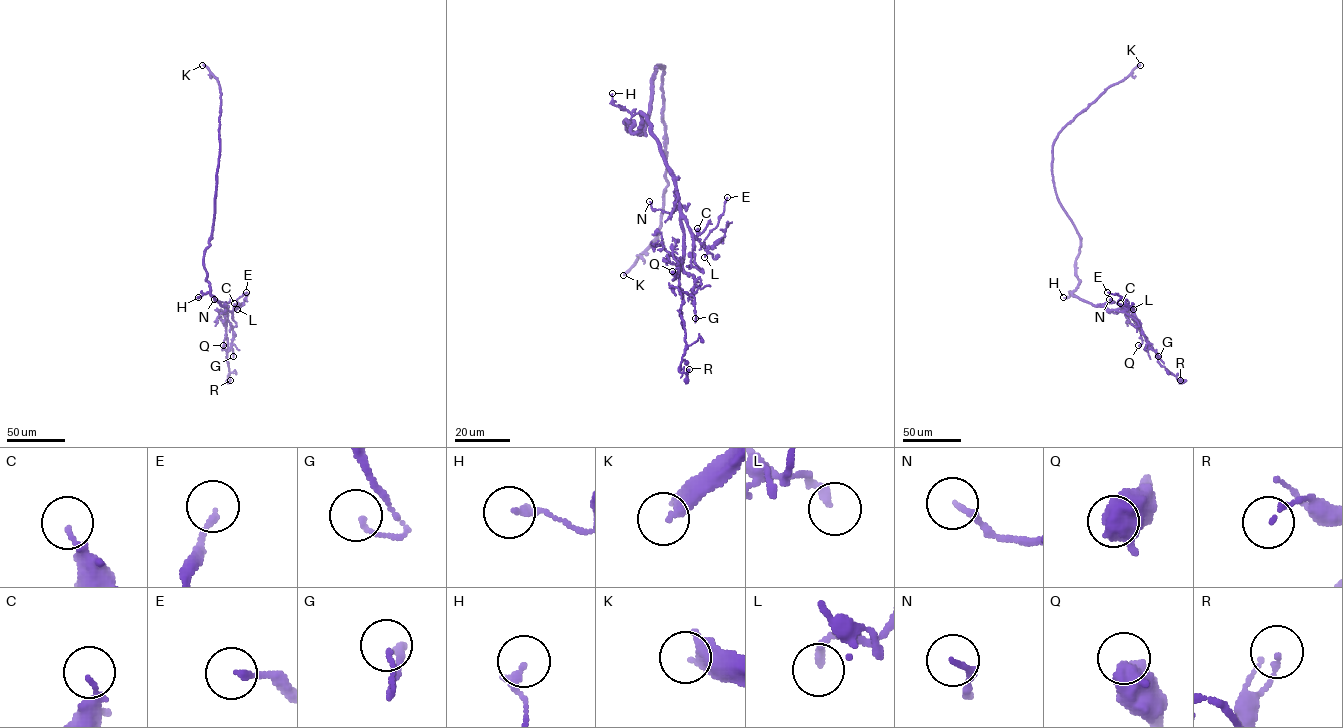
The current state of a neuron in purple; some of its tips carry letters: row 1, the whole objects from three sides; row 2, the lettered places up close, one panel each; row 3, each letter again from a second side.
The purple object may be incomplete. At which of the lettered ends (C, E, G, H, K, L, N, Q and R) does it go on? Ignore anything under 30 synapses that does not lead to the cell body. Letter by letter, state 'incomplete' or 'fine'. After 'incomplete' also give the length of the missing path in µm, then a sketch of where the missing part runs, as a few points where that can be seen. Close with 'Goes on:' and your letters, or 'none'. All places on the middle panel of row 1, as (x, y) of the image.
C: fine
E: fine
G: fine
H: fine
K: incomplete | 100 µm | (623, 275), (595, 300), (586, 302), (574, 321), (535, 354), (488, 374), (463, 380), (479, 391)
L: fine
N: fine
Q: fine
R: fine
Goes on: K

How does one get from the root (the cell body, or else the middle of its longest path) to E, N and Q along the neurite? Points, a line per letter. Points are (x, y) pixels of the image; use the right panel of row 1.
E: (1081, 245), (1075, 265), (1080, 282), (1072, 294), (1095, 305), (1123, 311), (1128, 302), (1107, 292)
N: (1081, 245), (1075, 265), (1080, 282), (1072, 294), (1095, 305), (1114, 302), (1109, 299)
Q: (1081, 245), (1075, 265), (1080, 282), (1072, 294), (1110, 310), (1131, 306), (1142, 340), (1138, 345)

